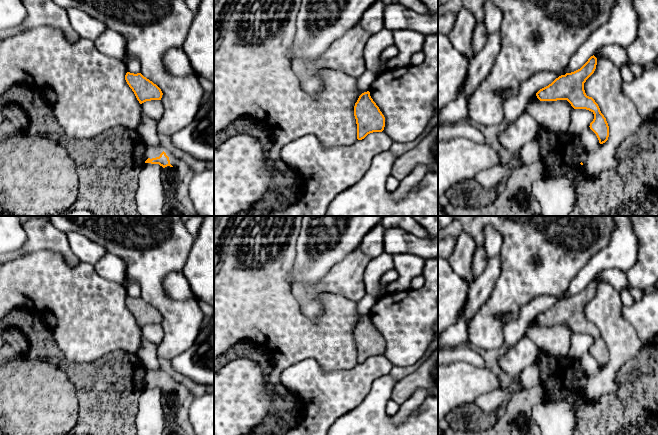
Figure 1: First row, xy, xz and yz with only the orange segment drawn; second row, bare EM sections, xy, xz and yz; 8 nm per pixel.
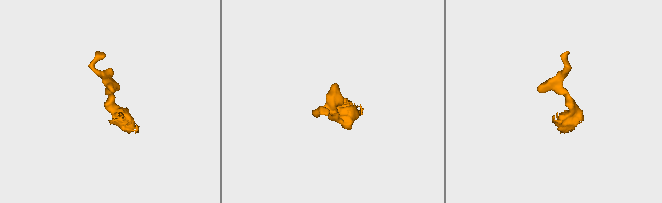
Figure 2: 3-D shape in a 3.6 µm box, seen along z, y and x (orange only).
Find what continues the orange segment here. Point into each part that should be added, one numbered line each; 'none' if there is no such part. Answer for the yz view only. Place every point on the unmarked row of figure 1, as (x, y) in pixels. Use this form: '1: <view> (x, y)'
1: yz (553, 339)

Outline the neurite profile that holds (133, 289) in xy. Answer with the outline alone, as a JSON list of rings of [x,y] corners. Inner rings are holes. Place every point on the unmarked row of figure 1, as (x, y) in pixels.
[[[133,280],[127,281],[125,283],[125,287],[126,287],[127,296],[134,298],[141,297],[141,287],[136,281]]]

